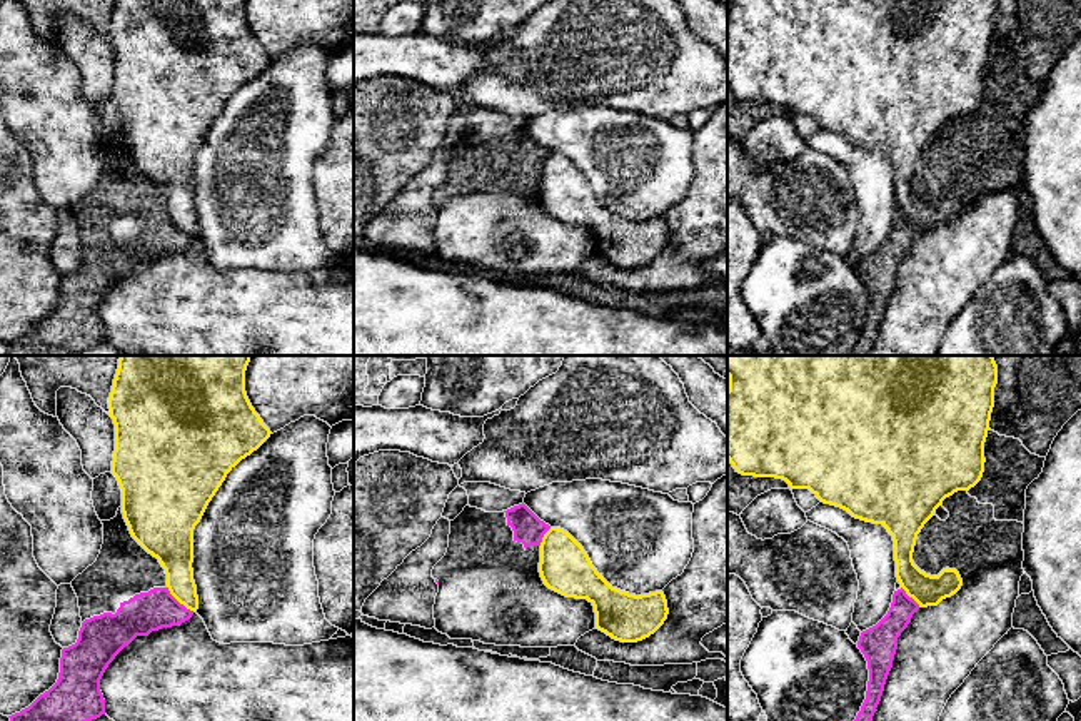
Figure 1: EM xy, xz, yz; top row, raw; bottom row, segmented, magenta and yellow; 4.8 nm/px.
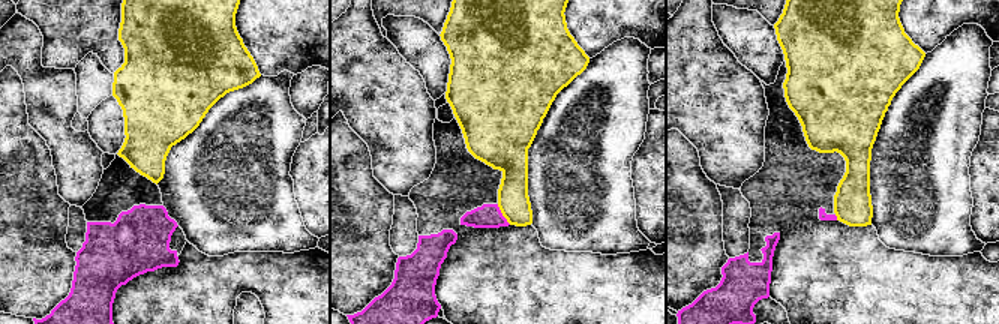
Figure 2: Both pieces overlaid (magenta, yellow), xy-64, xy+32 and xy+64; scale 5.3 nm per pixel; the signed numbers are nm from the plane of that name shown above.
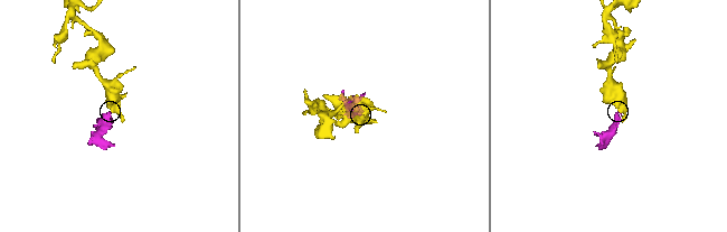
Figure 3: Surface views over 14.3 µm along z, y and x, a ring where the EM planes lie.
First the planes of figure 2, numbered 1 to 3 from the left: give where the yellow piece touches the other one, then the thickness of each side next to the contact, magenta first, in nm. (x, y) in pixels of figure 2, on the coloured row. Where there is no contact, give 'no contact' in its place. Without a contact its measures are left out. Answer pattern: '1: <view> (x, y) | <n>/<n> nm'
1: no contact
2: xy+32 (501, 215) | 130/170 nm
3: xy+64 (836, 218) | 50/200 nm

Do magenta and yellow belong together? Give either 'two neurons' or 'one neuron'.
two neurons

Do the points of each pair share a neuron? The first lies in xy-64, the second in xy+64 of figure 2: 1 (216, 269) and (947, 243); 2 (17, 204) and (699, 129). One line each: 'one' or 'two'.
1: two
2: two

